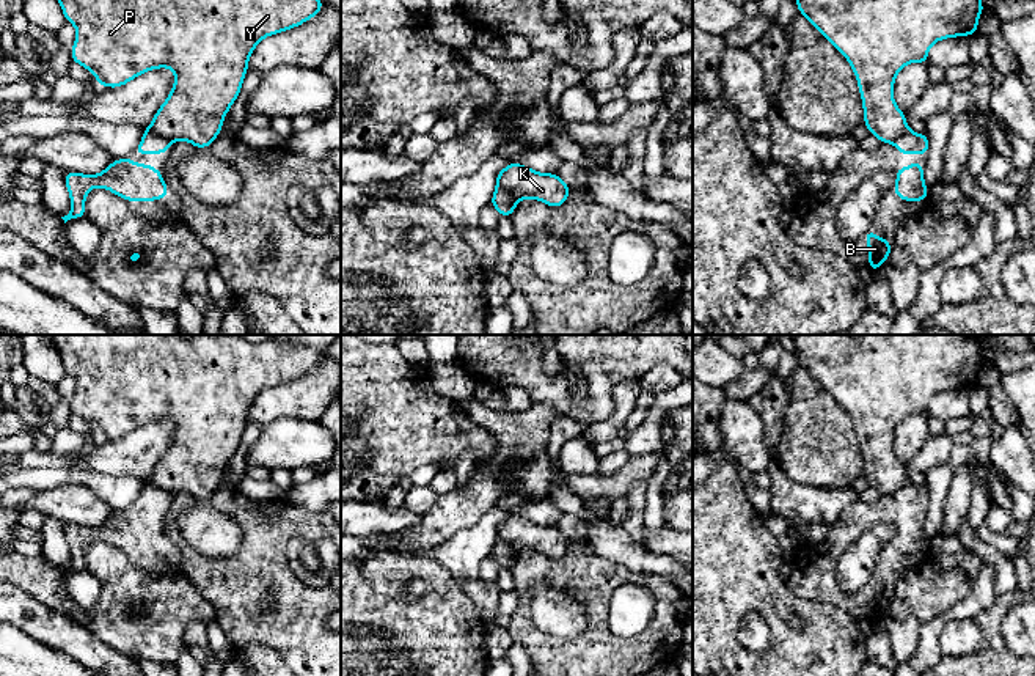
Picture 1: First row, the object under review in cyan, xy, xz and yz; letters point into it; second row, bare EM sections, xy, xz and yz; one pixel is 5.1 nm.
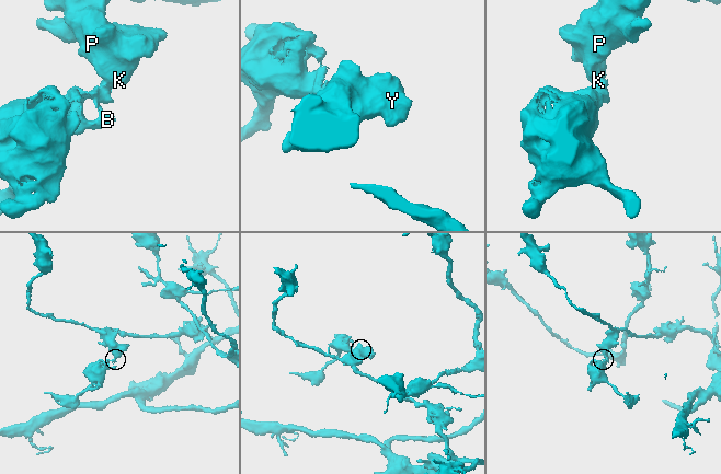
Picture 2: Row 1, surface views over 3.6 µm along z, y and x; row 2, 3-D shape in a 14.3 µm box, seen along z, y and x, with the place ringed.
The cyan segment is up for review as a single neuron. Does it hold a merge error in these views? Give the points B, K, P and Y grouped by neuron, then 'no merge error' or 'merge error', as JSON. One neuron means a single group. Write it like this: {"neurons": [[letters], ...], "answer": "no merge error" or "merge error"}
{"neurons": [["B"], ["K", "P", "Y"]], "answer": "merge error"}

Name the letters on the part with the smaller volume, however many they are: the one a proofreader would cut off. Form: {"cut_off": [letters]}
{"cut_off": ["B"]}

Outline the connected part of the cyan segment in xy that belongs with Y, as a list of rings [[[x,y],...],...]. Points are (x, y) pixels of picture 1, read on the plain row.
[[[49,335],[66,374],[75,382],[71,412],[88,421],[101,439],[119,440],[132,431],[160,420],[174,424],[174,435],[146,483],[174,494],[190,494],[196,501],[214,495],[223,472],[242,442],[254,399],[267,388],[295,380],[322,363],[316,347],[276,340],[250,343],[242,335]]]

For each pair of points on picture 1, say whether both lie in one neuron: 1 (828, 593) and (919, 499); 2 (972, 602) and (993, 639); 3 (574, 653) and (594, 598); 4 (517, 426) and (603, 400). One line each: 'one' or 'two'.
1: one
2: two
3: one
4: two

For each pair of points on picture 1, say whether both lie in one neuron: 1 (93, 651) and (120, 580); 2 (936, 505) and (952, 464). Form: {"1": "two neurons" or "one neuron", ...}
{"1": "two neurons", "2": "one neuron"}

